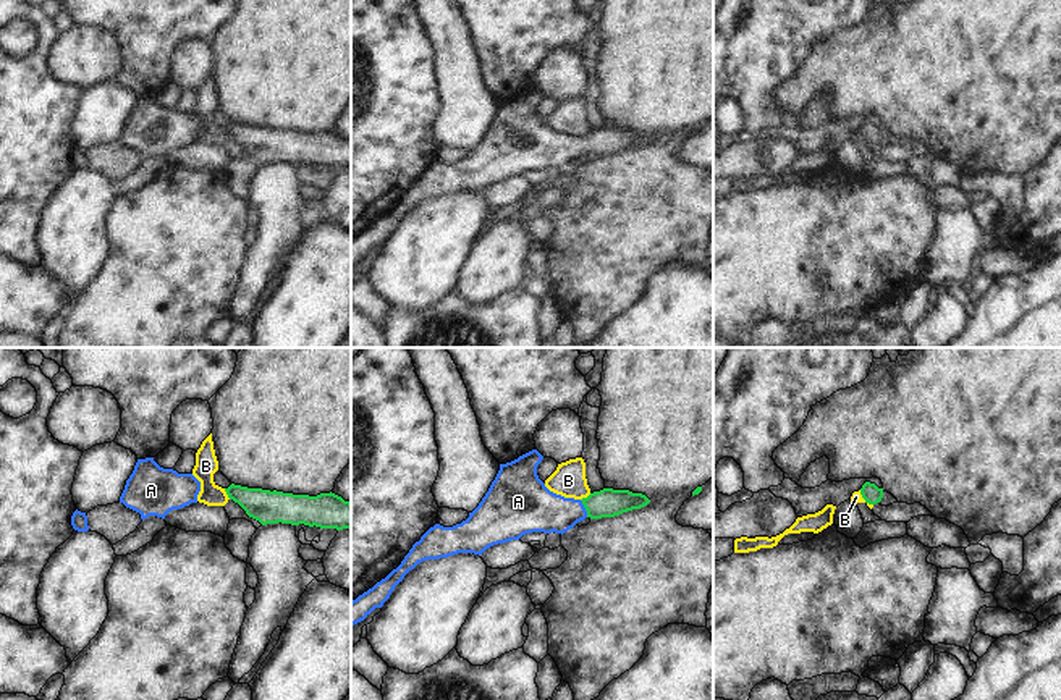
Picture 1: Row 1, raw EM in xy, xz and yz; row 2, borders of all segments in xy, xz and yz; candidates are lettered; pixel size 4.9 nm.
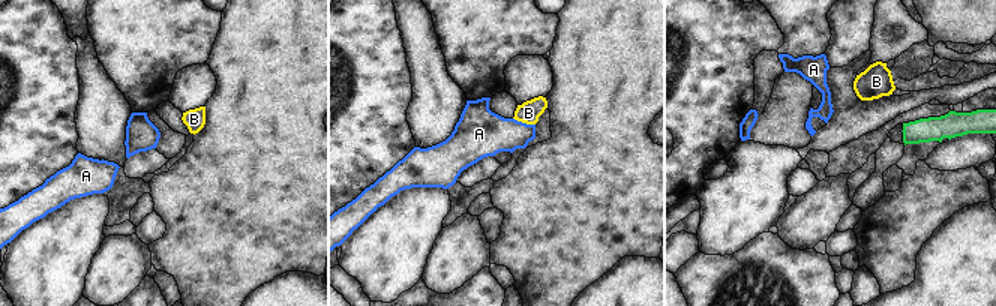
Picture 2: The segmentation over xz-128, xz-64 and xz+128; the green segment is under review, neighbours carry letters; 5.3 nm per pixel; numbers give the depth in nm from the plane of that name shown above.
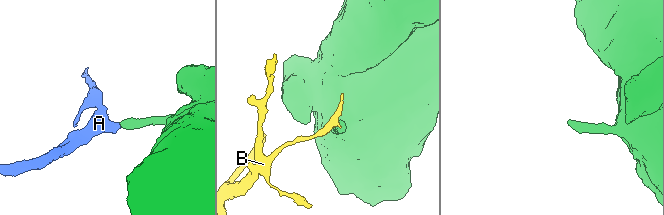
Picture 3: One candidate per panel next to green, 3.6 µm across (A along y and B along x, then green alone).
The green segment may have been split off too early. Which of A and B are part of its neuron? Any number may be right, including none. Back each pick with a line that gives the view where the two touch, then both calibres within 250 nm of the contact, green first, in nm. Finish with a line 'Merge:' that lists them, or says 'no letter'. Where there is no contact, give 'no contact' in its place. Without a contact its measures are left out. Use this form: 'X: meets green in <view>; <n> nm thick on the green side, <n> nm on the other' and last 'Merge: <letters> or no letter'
A: meets green in xz; 140 nm thick on the green side, 240 nm on the other
Merge: A

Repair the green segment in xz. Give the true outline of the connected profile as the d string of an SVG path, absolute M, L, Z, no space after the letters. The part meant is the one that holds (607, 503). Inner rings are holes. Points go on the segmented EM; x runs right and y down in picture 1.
M532 449L500 464L479 506L453 527L435 524L412 545L401 564L351 601L351 626L382 608L395 587L419 563L458 553L482 555L487 548L519 540L526 533L564 533L585 517L615 517L650 503L642 493L603 488L587 498L564 498L550 491L537 475L543 456Z

